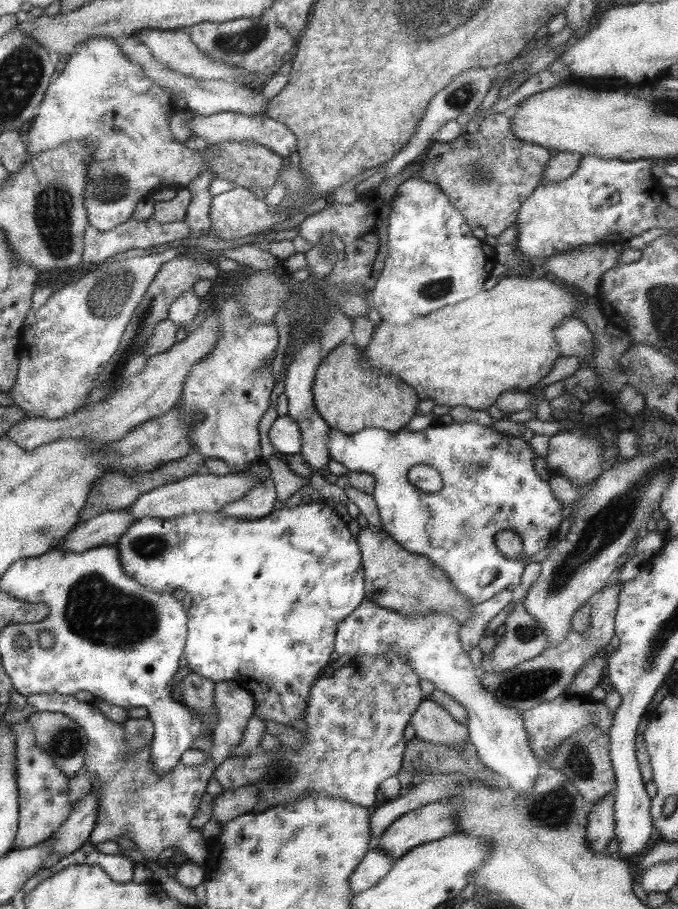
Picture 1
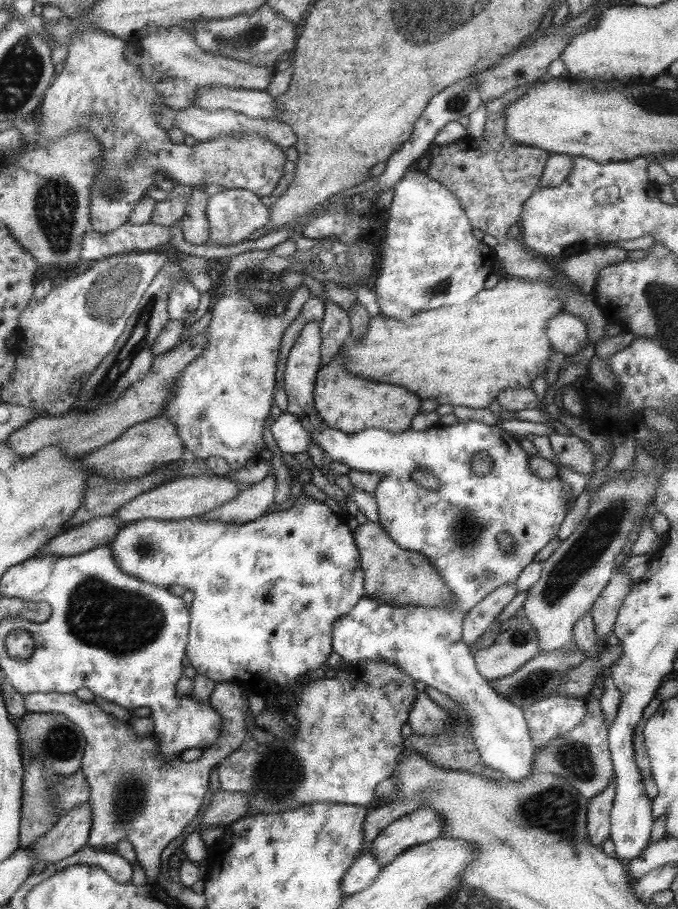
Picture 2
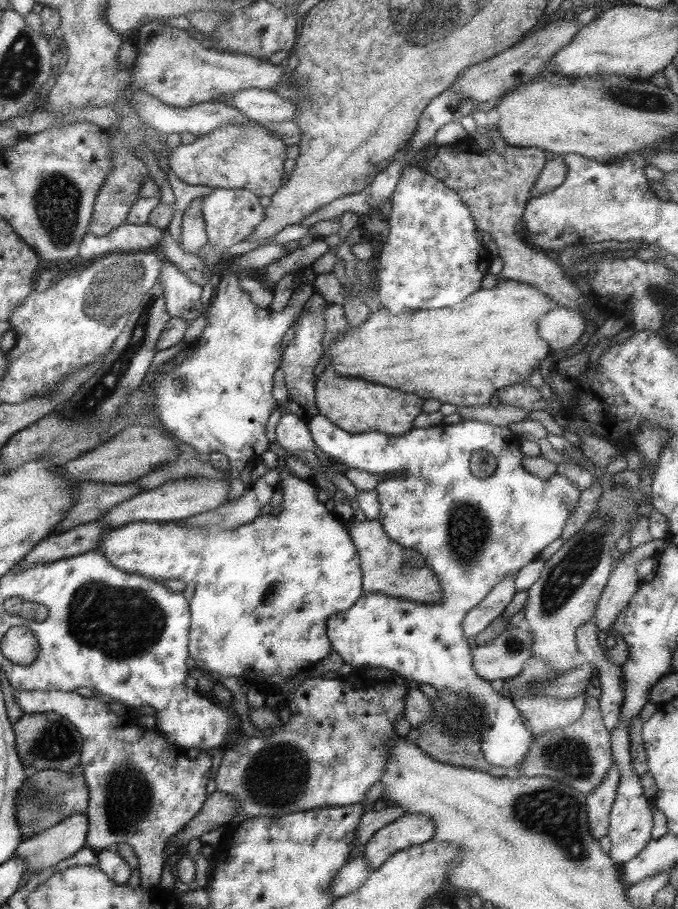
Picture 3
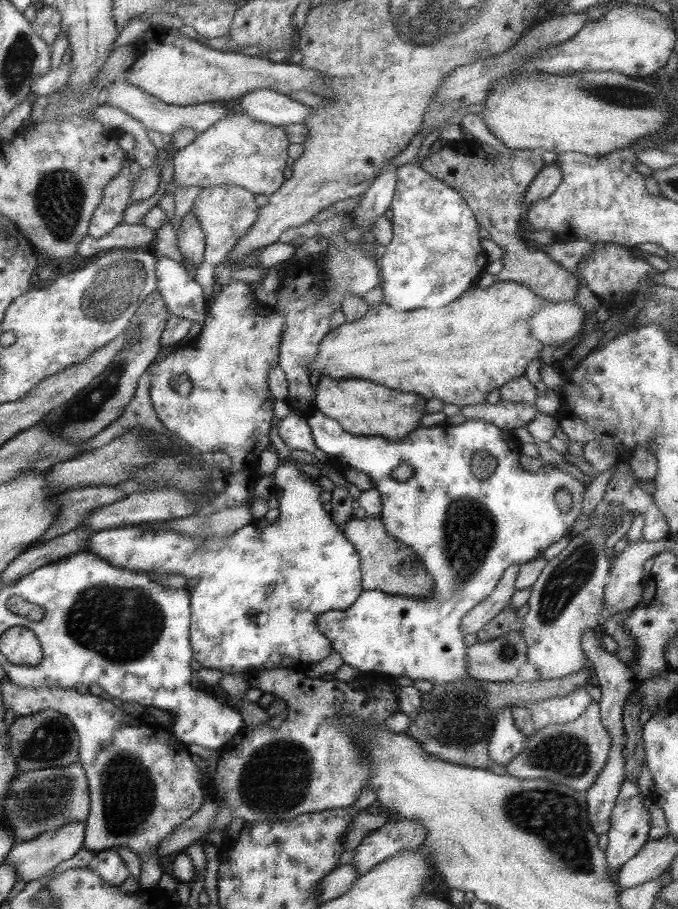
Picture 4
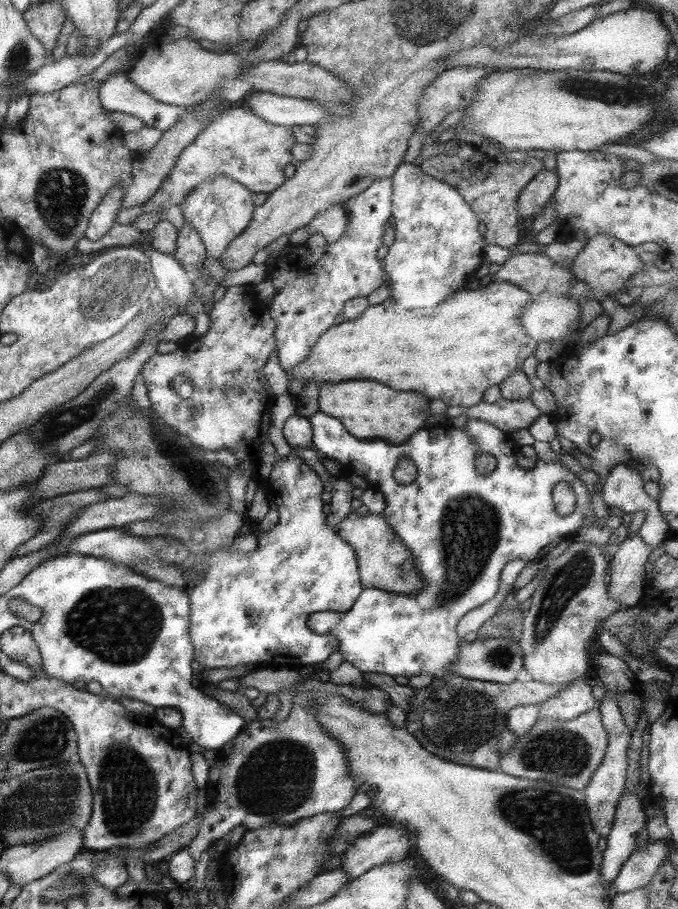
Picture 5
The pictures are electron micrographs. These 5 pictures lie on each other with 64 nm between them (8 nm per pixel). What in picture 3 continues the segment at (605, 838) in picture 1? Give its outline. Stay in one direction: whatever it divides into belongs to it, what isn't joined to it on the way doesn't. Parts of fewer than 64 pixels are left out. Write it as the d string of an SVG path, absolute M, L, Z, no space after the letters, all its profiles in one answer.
M613 762L598 788L595 788L591 794L586 796L587 824L590 835L594 837L594 840L599 841L602 836L608 835L609 814L615 801L619 778L618 767Z

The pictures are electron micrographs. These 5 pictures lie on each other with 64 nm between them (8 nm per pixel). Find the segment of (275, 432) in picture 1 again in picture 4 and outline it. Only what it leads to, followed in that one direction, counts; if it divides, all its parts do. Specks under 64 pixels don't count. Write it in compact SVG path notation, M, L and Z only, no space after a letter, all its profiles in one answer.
M291 412L277 424L278 434L282 442L292 450L306 450L313 453L319 462L328 462L330 457L322 450L316 448L310 425L306 418Z

